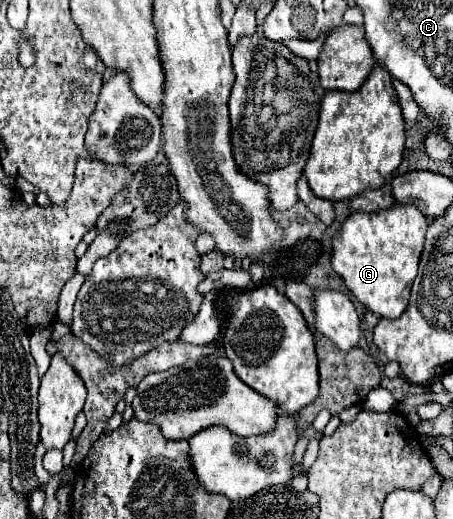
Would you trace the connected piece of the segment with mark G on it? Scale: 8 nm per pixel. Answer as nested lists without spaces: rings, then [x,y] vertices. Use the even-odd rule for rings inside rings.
[[[393,205],[387,211],[379,213],[365,213],[355,211],[351,213],[345,223],[341,225],[339,233],[333,237],[333,249],[331,249],[331,265],[337,271],[337,275],[343,277],[347,289],[377,317],[399,317],[407,303],[409,303],[409,291],[411,283],[417,275],[419,255],[423,251],[427,231],[427,217],[415,207],[415,205]]]

